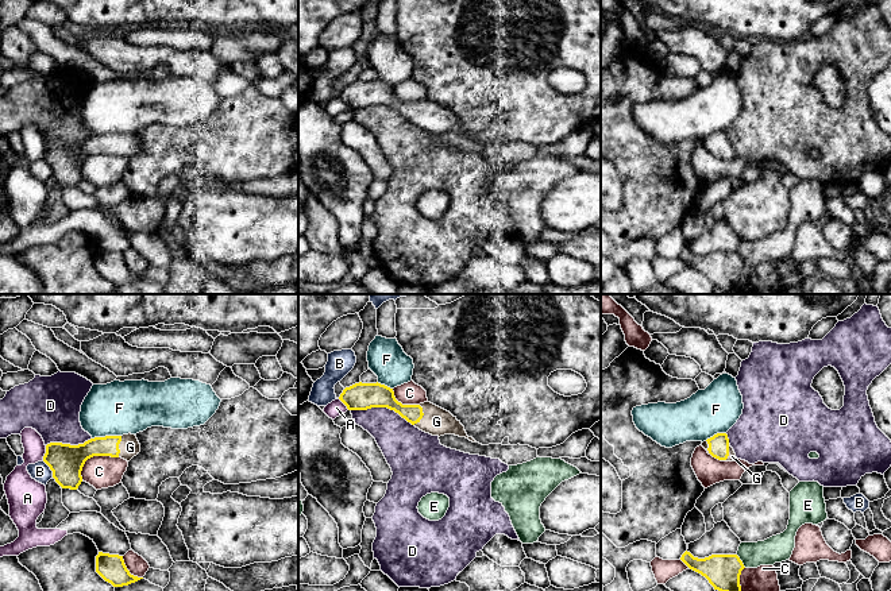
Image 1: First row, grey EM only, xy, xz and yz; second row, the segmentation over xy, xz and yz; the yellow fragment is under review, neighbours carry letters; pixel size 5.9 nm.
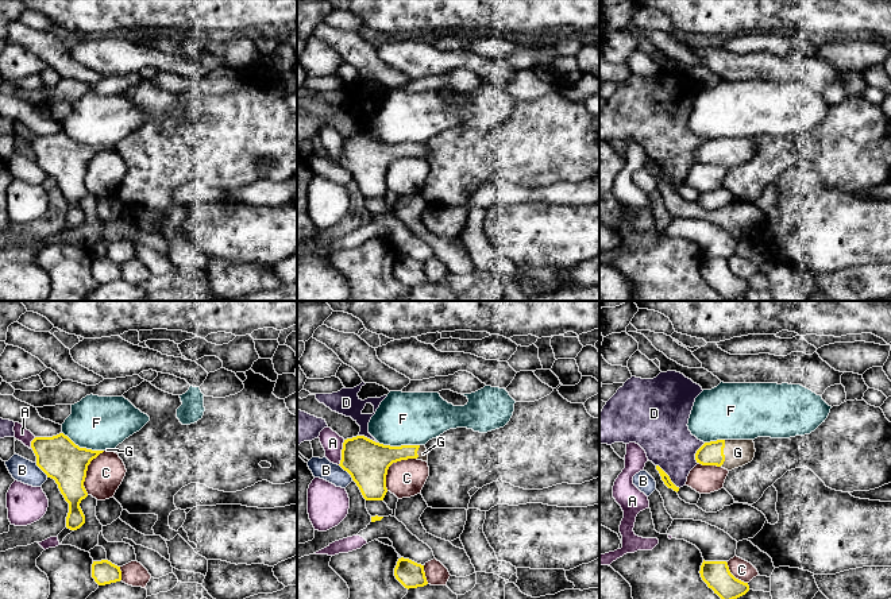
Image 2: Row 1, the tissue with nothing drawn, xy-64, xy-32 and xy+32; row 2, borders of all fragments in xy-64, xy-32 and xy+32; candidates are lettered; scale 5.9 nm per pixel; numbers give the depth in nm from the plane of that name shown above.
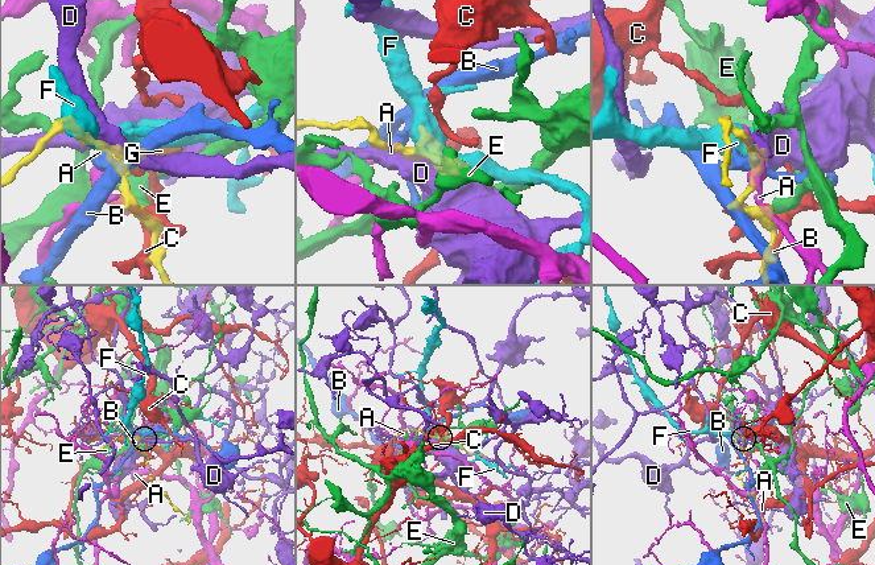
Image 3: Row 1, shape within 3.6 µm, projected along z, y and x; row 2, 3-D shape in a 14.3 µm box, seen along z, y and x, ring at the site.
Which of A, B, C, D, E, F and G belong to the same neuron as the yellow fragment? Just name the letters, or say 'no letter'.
G

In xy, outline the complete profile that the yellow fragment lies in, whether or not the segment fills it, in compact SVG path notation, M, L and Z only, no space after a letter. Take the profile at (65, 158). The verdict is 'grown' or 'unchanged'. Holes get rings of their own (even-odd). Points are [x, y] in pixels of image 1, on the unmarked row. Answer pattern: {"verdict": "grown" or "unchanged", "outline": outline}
{"verdict": "grown", "outline": "M135 132L94 135L84 142L70 143L50 140L46 143L43 159L53 169L53 175L62 186L77 188L82 179L81 169L93 154L122 155L130 159L140 150Z"}

